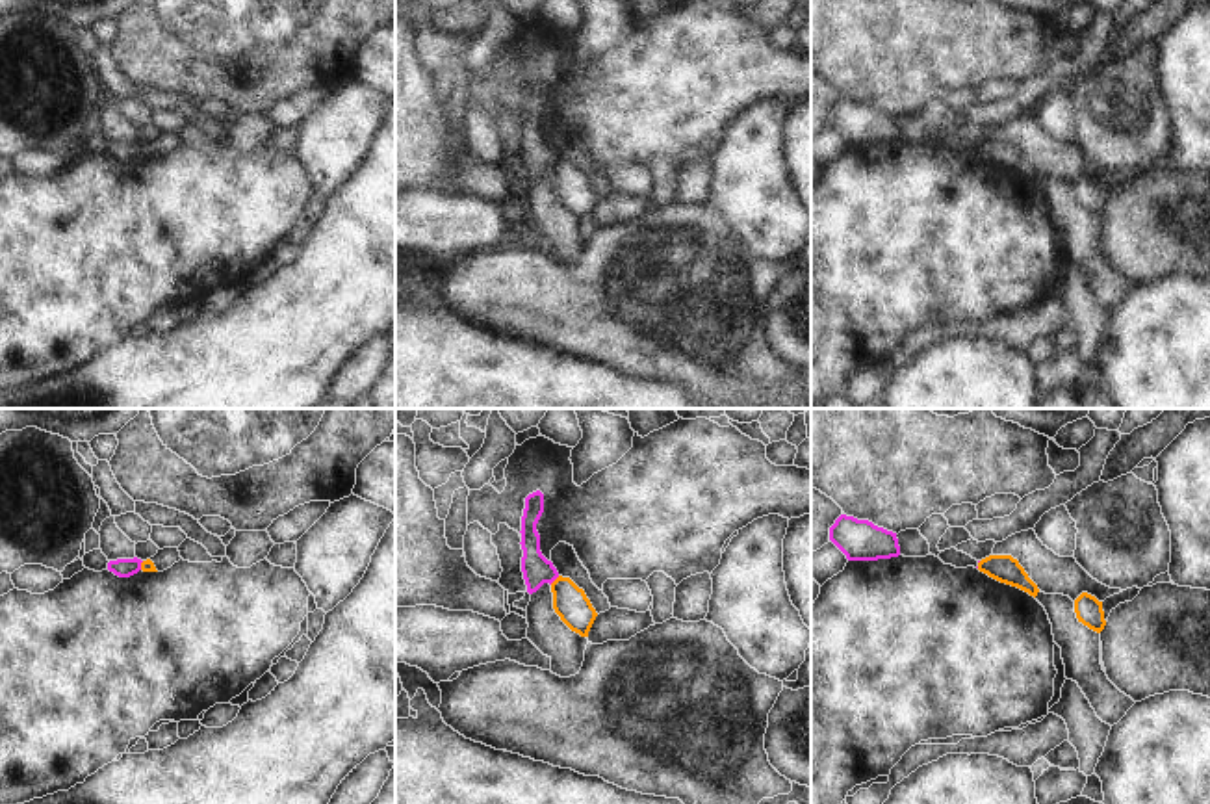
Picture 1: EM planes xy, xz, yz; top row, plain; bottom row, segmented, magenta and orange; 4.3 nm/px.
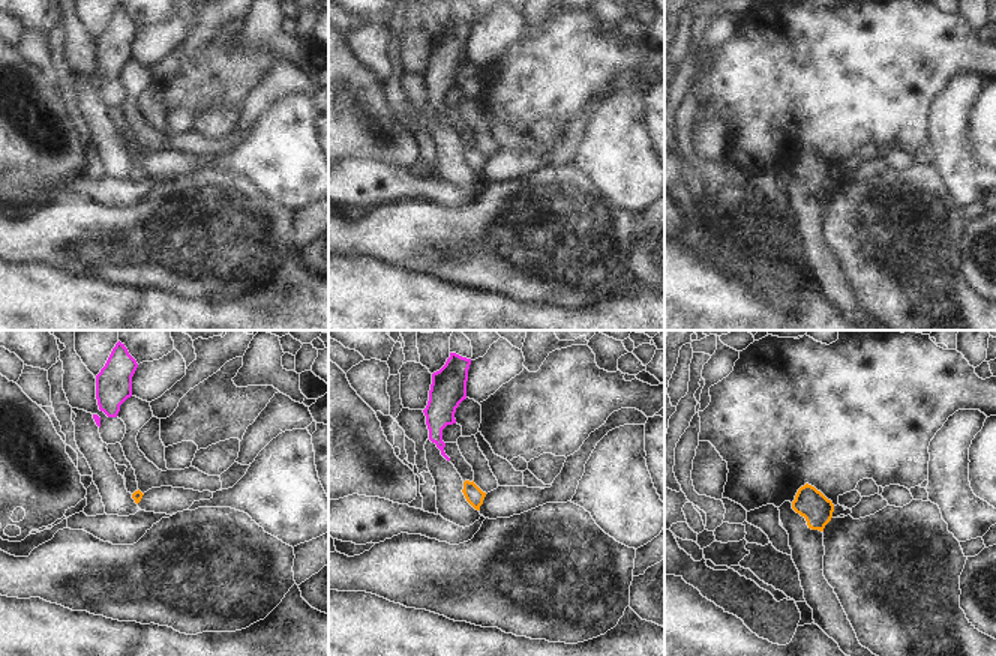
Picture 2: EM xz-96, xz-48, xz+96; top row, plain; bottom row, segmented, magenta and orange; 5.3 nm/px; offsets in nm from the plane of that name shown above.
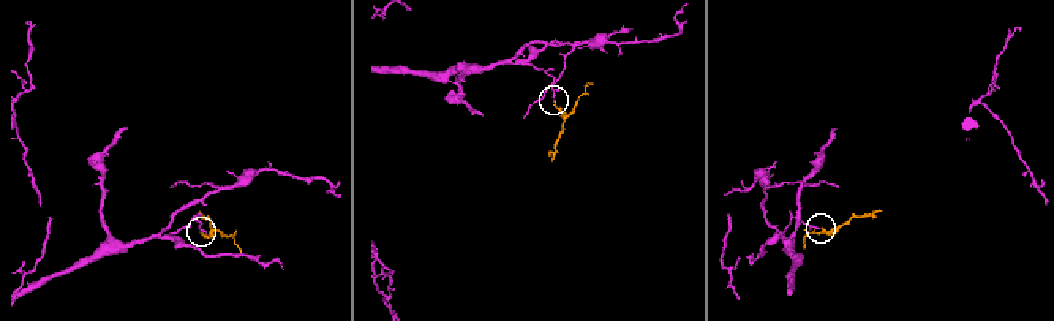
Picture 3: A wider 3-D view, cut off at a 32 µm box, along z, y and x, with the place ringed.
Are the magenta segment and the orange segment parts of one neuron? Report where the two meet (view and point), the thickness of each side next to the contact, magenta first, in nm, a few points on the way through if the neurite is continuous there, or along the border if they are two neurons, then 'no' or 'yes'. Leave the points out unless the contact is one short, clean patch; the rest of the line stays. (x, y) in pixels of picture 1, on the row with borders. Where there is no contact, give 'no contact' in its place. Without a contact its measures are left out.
xz (553, 580) | 130/150 nm | along xz (559, 576), (550, 583) | no

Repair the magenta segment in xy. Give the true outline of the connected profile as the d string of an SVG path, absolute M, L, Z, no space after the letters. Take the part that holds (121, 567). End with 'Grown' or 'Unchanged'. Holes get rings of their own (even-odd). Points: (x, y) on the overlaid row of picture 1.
M117 559L108 563L108 570L119 577L130 577L141 570L141 559Z. Unchanged

